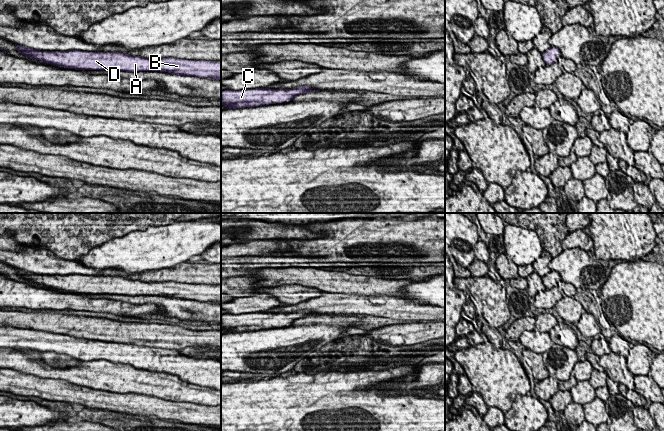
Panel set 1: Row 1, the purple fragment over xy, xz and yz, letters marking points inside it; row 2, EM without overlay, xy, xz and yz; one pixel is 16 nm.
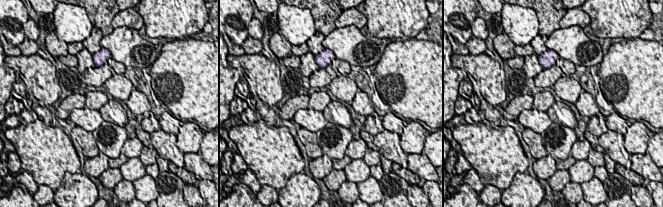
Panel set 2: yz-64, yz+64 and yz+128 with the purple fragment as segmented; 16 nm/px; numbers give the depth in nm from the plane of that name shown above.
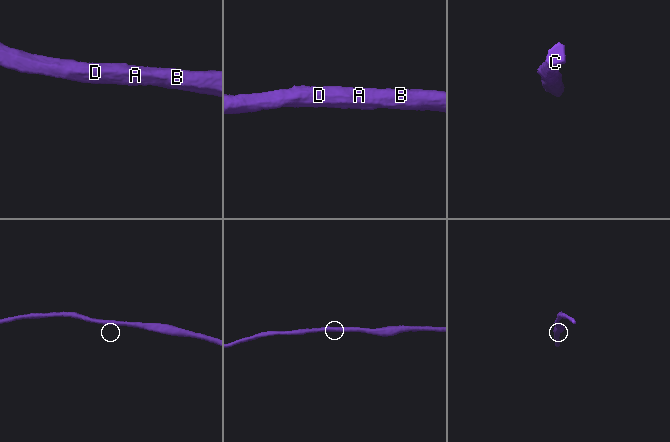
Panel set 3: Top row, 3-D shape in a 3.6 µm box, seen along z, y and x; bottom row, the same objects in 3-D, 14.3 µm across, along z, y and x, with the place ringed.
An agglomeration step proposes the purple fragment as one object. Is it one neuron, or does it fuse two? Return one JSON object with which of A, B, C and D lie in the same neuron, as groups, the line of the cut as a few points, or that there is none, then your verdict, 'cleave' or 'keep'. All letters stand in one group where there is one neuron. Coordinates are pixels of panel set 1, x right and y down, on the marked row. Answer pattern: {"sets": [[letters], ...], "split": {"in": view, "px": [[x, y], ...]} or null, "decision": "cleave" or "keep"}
{"sets": [["A", "B", "C", "D"]], "split": null, "decision": "keep"}

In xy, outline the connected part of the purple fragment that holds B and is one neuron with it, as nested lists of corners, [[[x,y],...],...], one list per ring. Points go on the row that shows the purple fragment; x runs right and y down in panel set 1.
[[[16,45],[15,49],[28,58],[75,70],[162,71],[221,80],[221,61],[144,58],[121,52],[41,51],[22,45]]]

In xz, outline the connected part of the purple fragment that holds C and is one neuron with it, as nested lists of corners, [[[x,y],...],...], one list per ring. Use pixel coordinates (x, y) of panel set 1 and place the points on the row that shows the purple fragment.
[[[299,86],[291,89],[270,89],[270,88],[255,88],[255,89],[242,89],[239,91],[235,90],[224,90],[221,92],[221,104],[226,106],[228,109],[245,108],[245,107],[257,107],[264,104],[276,104],[284,102],[286,99],[293,99],[295,96],[300,94],[305,94],[308,92],[317,92],[319,90],[313,91],[309,86]]]

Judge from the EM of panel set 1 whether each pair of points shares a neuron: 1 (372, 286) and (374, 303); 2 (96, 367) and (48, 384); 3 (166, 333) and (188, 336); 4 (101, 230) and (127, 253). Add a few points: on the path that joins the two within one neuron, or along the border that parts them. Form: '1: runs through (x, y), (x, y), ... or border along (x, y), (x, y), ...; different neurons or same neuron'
1: border along (349, 295), (390, 295), (396, 297); different neurons
2: border along (37, 376), (65, 379), (72, 383), (83, 385); different neurons
3: runs through (171, 336), (183, 336); same neuron
4: border along (132, 231), (110, 239), (98, 246); different neurons

